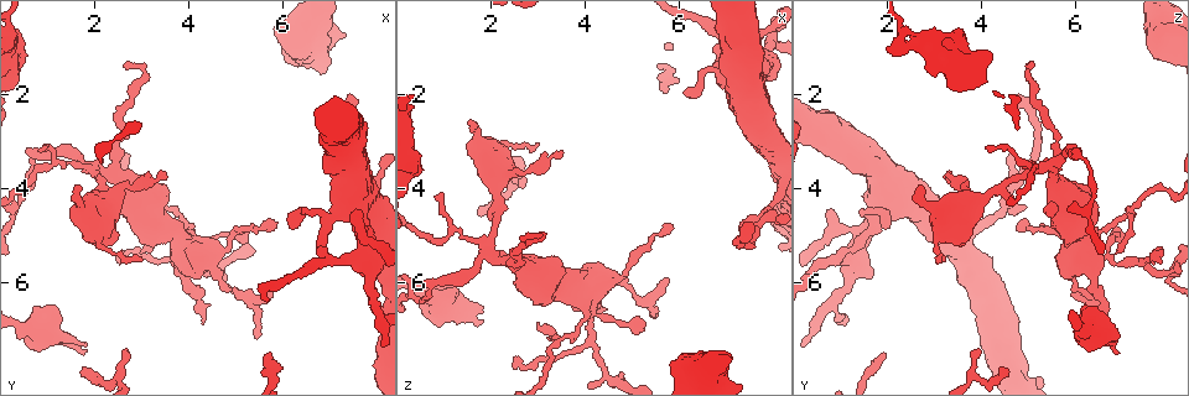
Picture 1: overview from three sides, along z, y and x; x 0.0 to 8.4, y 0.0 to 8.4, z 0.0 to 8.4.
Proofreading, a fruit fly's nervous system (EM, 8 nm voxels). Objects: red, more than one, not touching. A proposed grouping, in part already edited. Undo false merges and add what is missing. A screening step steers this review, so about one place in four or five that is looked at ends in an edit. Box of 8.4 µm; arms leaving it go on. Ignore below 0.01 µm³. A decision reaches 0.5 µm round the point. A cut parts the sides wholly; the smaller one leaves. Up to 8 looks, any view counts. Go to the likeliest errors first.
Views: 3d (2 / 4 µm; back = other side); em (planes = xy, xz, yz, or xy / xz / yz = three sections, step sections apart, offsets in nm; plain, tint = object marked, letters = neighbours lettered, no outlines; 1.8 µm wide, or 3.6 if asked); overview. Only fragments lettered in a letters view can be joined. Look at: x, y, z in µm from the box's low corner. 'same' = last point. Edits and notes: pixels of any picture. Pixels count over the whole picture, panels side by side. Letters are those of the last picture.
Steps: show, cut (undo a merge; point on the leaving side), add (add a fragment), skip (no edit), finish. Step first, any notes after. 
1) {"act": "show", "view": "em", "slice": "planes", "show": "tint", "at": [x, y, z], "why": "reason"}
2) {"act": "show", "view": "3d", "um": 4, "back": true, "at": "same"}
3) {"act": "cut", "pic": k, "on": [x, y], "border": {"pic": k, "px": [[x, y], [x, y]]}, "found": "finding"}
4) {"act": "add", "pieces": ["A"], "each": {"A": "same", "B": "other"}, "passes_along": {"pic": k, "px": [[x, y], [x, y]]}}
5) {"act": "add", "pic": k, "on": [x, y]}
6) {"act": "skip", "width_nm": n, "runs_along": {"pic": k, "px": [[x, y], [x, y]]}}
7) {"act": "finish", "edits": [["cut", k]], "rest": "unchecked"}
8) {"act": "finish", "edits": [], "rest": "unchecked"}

{"act": "show", "view": "em", "um": 3.6, "slice": "planes", "show": "letters", "at": [4.05, 5.45, 6.45], "why": "sudden change in width"}

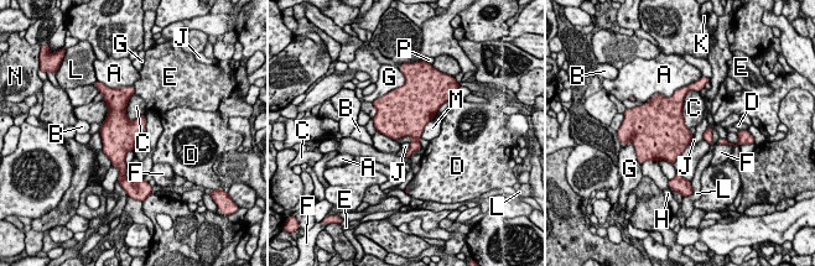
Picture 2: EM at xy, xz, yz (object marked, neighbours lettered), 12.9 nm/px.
{"act": "skip", "each": {"A": "other", "B": "other", "C": "other", "D": "other", "E": "other", "F": "other", "G": "other", "H": "other", "J": "other", "K": "other", "L": "other", "M": "other", "N": "other", "P": "other"}, "border": {"pic": 2, "px": [[134, 93], [126, 105], [129, 121]]}, "found": "one neuron here"}

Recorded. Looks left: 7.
{"act": "show", "view": "3d", "um": 4, "at": [1.90, 7.30, 6.45], "why": "branch stops here"}

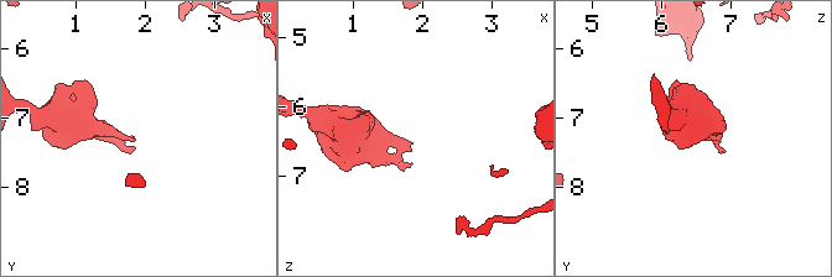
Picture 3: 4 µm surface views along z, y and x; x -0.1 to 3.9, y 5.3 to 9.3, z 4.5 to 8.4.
{"act": "show", "view": "em", "slice": "yz", "step": 4, "show": "tint", "at": [1.85, 7.35, 6.50], "why": "now the EM"}

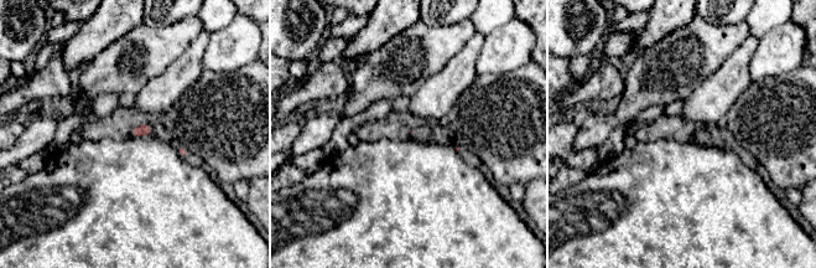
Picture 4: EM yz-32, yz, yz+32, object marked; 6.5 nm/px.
{"act": "show", "view": "em", "slice": "xy", "step": 8, "show": "letters", "at": "same", "why": "another direction"}

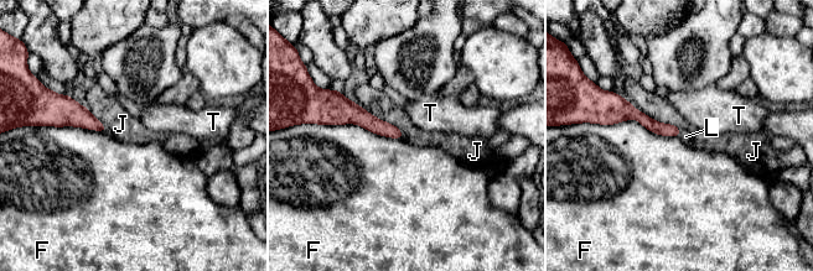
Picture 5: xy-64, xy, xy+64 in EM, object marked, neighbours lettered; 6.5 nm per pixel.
{"act": "add", "pic": 5, "on": [685, 136], "each": {"F": "other", "J": "other", "L": "same", "T": "other"}, "found": "the neuron continues"}

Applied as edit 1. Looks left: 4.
{"act": "show", "view": "em", "slice": "planes", "show": "letters", "at": [6.65, 4.50, 1.40], "why": "three arms meet"}

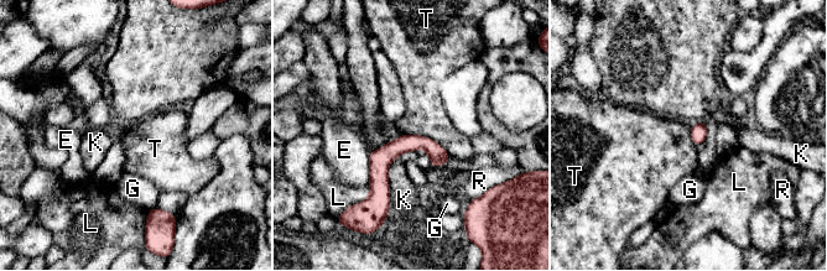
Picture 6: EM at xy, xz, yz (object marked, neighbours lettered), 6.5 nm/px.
{"act": "skip", "longest_contact_nm": ["T", 360], "each": {"E": "other", "G": "other", "K": "other", "L": "other", "R": "other", "T": "other"}, "runs_along": {"pic": 6, "px": [[445, 155], [400, 145], [380, 165], [385, 202]]}, "found": "one neuron here"}

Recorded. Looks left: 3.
{"act": "finish", "edits": [["add", 5]], "rest": "unchecked"}

